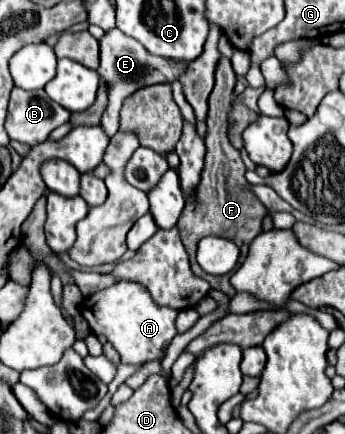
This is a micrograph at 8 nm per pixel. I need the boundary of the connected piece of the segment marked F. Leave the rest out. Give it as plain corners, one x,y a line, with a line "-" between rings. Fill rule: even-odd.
220,59
218,67
216,67
216,85
210,93
208,99
208,119
206,119
206,137
204,137
206,151
204,171
202,171
202,183
196,191
196,195
192,199
186,201
184,213
178,221
178,229
180,229
180,237
182,243
190,255
190,265
194,275
202,277
204,281
210,283
212,289
224,291
226,295
234,295
236,291
230,285
230,275
208,275
200,269
198,261
196,261
196,249
198,249
198,241
202,237
224,237
230,239
232,243
238,245
240,249
240,263
246,259
248,255
248,245
252,243
252,239
256,235
262,233
262,219
266,217
268,209
260,203
260,199
250,191
250,183
246,181
244,173
244,163
240,159
240,153
230,145
228,135
226,135
226,127
228,127
228,113
232,107
232,89
236,83
236,75
232,71
232,65
228,59

